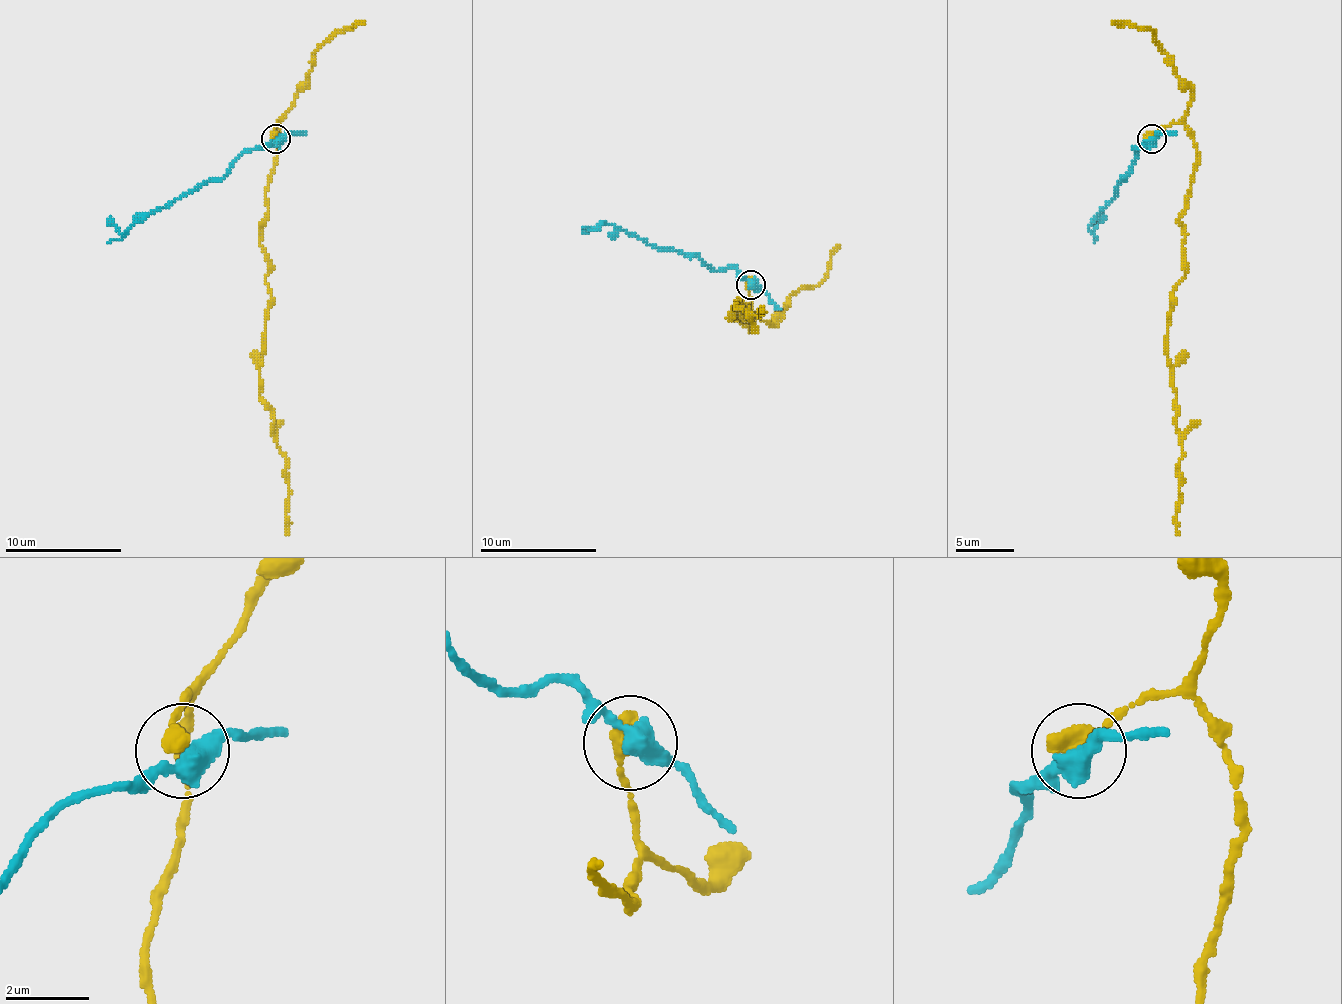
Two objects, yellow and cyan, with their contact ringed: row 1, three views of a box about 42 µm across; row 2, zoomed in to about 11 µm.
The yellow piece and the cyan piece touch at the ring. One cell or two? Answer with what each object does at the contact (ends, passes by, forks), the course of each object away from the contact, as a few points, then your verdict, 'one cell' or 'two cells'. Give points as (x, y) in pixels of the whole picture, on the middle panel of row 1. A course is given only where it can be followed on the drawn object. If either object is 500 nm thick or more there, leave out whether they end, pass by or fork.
yellow ends | cyan passes by | yellow via (749, 286), (752, 329), (737, 312), (734, 318), (743, 318), (746, 306), (740, 300), (734, 309), (763, 312) | cyan via (752, 286), (734, 268), (714, 271), (696, 256), (658, 251), (600, 221), (585, 233) | two cells

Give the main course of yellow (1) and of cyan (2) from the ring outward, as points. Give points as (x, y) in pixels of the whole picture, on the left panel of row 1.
1: (274, 137), (279, 123), (259, 242), (271, 292), (259, 400), (271, 412), (277, 447), (285, 458), (288, 534)
2: (277, 137), (259, 149), (247, 149), (221, 178), (209, 178), (125, 231), (119, 231), (110, 216)

